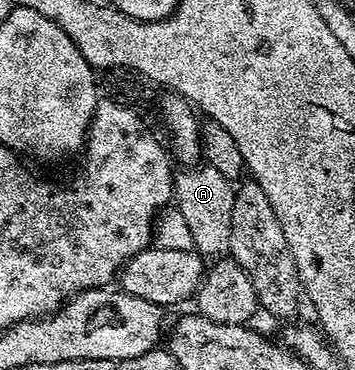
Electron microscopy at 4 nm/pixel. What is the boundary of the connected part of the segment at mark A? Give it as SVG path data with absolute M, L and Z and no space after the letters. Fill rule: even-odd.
M205 164L181 172L184 173L179 173L173 181L173 199L176 210L182 214L188 226L195 251L208 258L225 255L230 244L231 211L235 192L233 183L223 178L218 170Z

